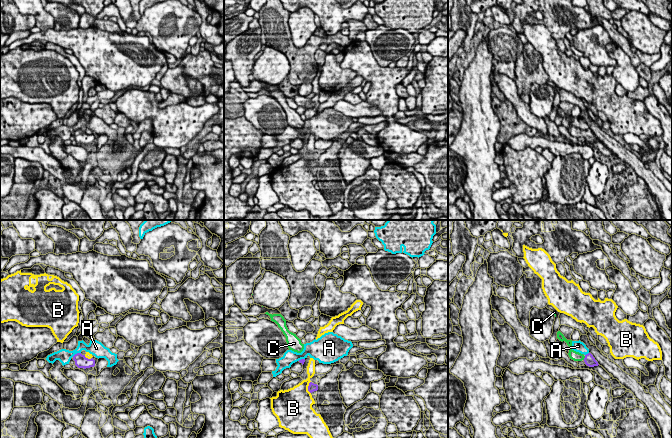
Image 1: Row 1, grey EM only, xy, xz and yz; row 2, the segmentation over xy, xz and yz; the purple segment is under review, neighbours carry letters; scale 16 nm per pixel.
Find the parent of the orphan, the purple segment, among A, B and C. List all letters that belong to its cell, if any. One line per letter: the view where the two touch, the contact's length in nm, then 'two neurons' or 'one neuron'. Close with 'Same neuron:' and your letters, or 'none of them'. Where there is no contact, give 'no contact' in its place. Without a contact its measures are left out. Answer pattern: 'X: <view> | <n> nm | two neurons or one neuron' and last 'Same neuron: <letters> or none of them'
A: xy | 160 nm | two neurons
B: xz | 200 nm | two neurons
C: yz | 70 nm | one neuron
Same neuron: C

